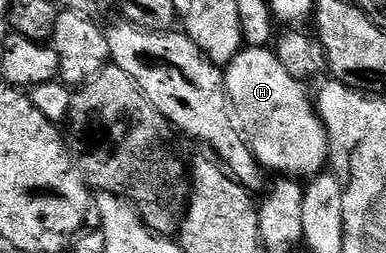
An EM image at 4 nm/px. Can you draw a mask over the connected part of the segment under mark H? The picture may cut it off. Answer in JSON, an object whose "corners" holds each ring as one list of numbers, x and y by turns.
{"corners":[[246,46,224,68,226,91,230,97,230,109,245,139,250,144,250,151,256,156,263,171,279,170,282,176,295,180,309,180,327,169,330,162,330,137,326,125,318,115,318,107,306,95,307,87,288,76,284,64,280,64,277,53,265,46]]}

